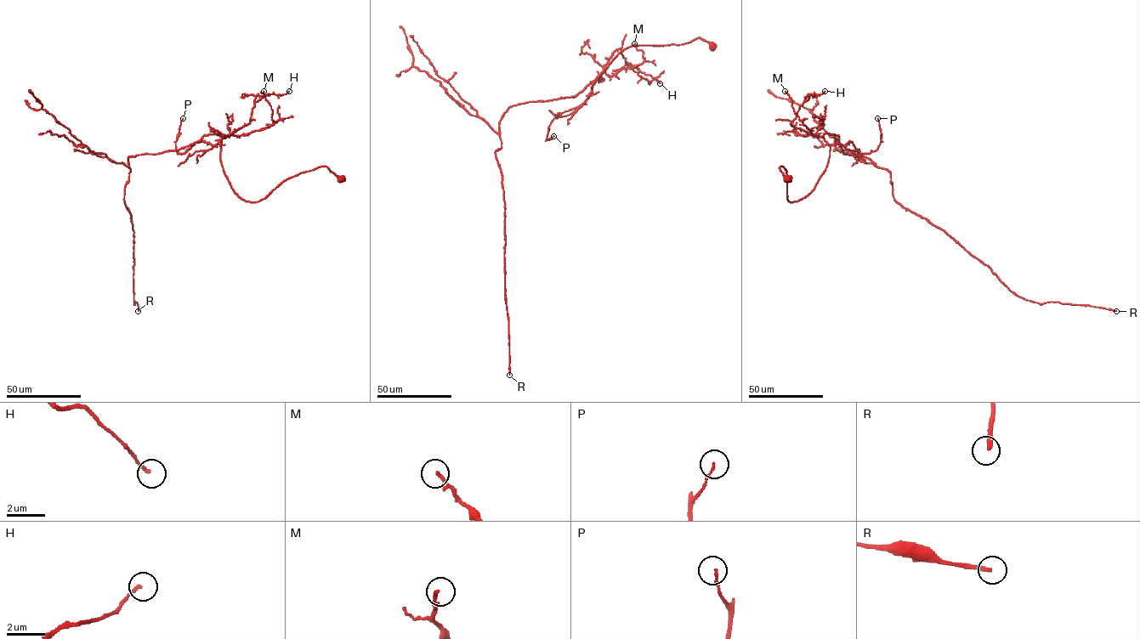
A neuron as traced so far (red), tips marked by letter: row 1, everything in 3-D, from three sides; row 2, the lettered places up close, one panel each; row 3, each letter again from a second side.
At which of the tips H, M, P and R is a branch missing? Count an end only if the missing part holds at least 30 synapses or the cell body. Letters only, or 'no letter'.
R

